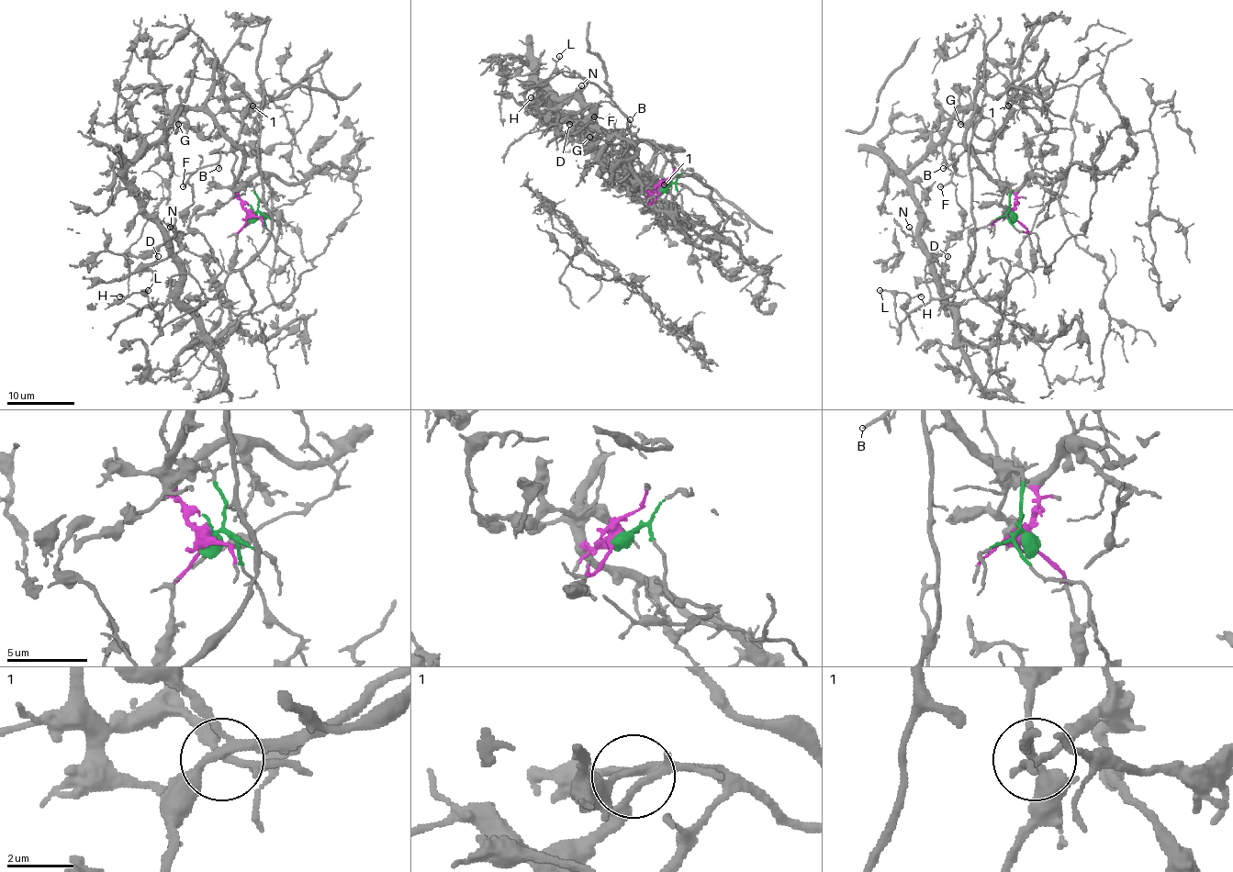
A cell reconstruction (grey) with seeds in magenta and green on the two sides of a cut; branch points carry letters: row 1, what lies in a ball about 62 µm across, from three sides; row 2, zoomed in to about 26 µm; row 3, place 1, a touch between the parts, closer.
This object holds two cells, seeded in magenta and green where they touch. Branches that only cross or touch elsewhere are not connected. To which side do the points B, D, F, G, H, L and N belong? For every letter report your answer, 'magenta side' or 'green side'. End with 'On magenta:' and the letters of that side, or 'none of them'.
B: green side
D: magenta side
F: green side
G: magenta side
H: green side
L: green side
N: magenta side
On magenta: D, G, N

